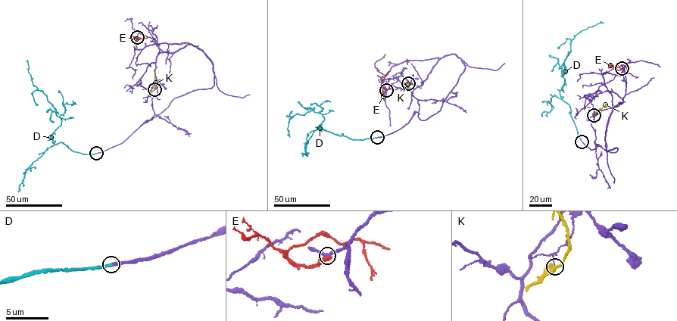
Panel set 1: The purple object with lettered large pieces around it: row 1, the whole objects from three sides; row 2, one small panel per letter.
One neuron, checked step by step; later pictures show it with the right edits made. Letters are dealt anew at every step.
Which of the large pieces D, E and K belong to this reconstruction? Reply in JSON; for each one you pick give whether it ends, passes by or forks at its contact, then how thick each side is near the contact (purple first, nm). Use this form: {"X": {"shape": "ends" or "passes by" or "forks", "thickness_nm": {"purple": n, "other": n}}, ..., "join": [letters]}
{"D": {"shape": "ends", "thickness_nm": {"purple": 200, "other": 240}}, "join": ["D"]}

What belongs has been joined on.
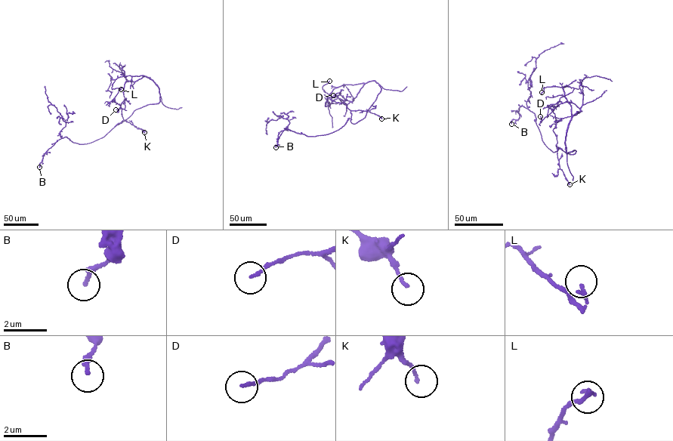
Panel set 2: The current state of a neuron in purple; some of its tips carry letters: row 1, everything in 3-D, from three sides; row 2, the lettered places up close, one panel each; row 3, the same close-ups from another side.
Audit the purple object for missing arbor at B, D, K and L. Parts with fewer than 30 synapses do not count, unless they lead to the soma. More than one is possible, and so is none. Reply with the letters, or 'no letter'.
no letter

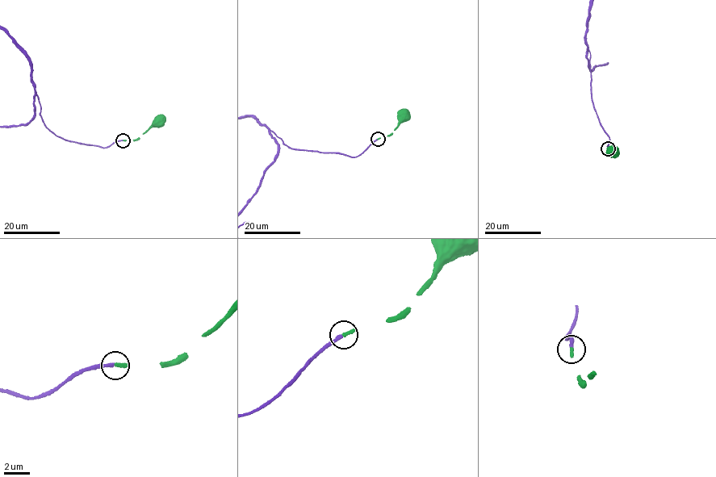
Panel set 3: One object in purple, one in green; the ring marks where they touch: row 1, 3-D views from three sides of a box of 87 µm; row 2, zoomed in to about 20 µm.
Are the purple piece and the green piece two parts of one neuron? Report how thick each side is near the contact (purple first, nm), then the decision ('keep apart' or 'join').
240 nm thick on the purple side, 280 nm on the other; join

